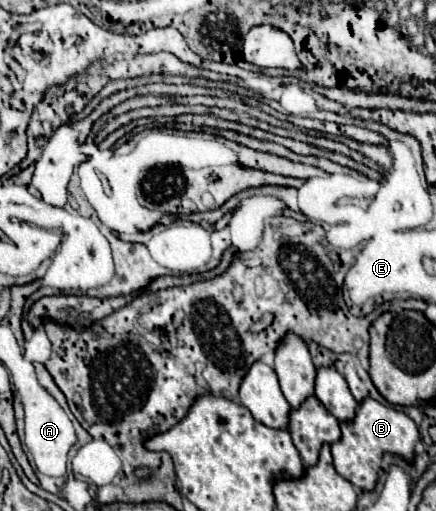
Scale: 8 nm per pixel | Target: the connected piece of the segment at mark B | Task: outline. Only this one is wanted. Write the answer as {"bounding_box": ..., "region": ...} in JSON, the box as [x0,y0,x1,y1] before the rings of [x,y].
{"bounding_box":[332,398,418,490],"region":[[[372,398],[362,400],[362,404],[358,404],[354,420],[340,422],[340,430],[342,430],[342,438],[332,444],[334,468],[338,470],[340,476],[344,476],[348,482],[358,486],[360,490],[372,490],[376,486],[380,460],[386,452],[412,460],[414,444],[418,442],[418,428],[408,414],[390,406],[384,406]]]}

